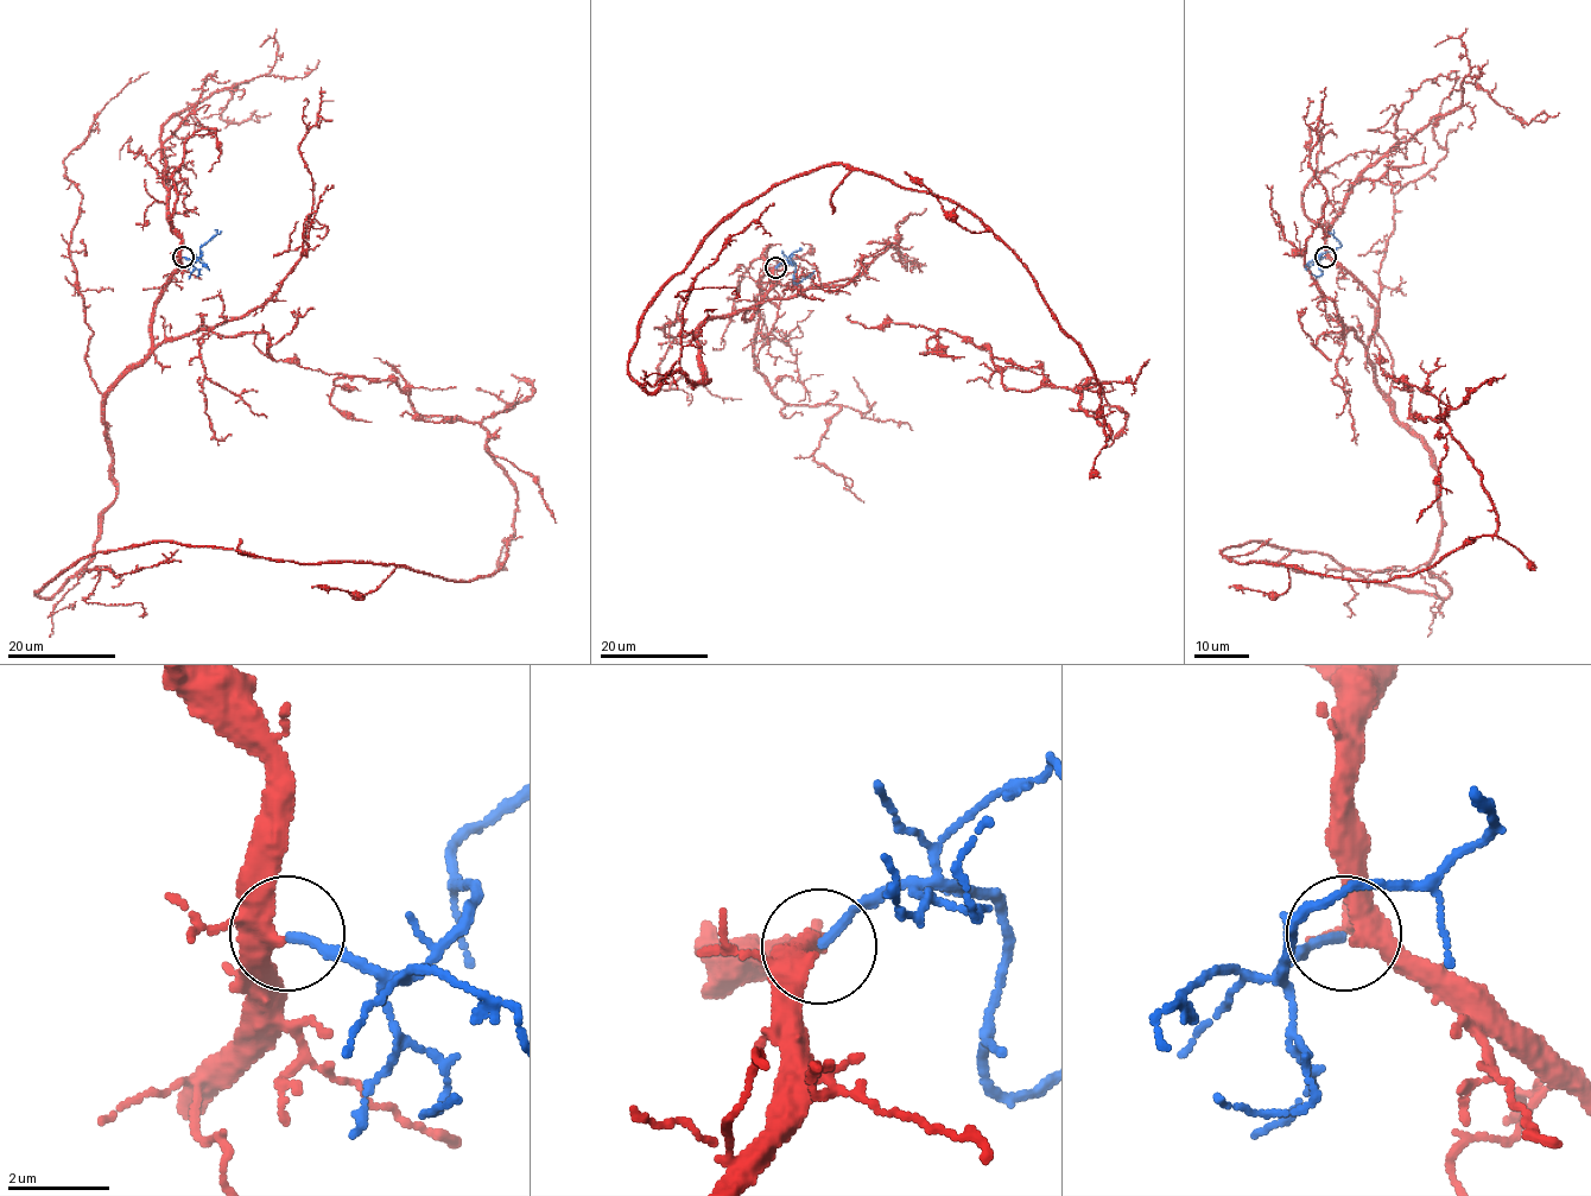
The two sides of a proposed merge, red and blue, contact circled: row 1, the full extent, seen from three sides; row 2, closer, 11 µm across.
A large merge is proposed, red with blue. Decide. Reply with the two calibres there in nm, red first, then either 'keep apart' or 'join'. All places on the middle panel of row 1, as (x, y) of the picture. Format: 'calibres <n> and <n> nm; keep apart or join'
calibres 260 and 160 nm; join

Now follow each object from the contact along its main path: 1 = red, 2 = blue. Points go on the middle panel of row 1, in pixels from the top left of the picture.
1: (775, 269), (699, 328), (710, 381), (632, 377), (696, 247), (843, 163), (1012, 251), (1109, 438), (850, 315)
2: (775, 269), (791, 261), (796, 267), (796, 283), (815, 271)

